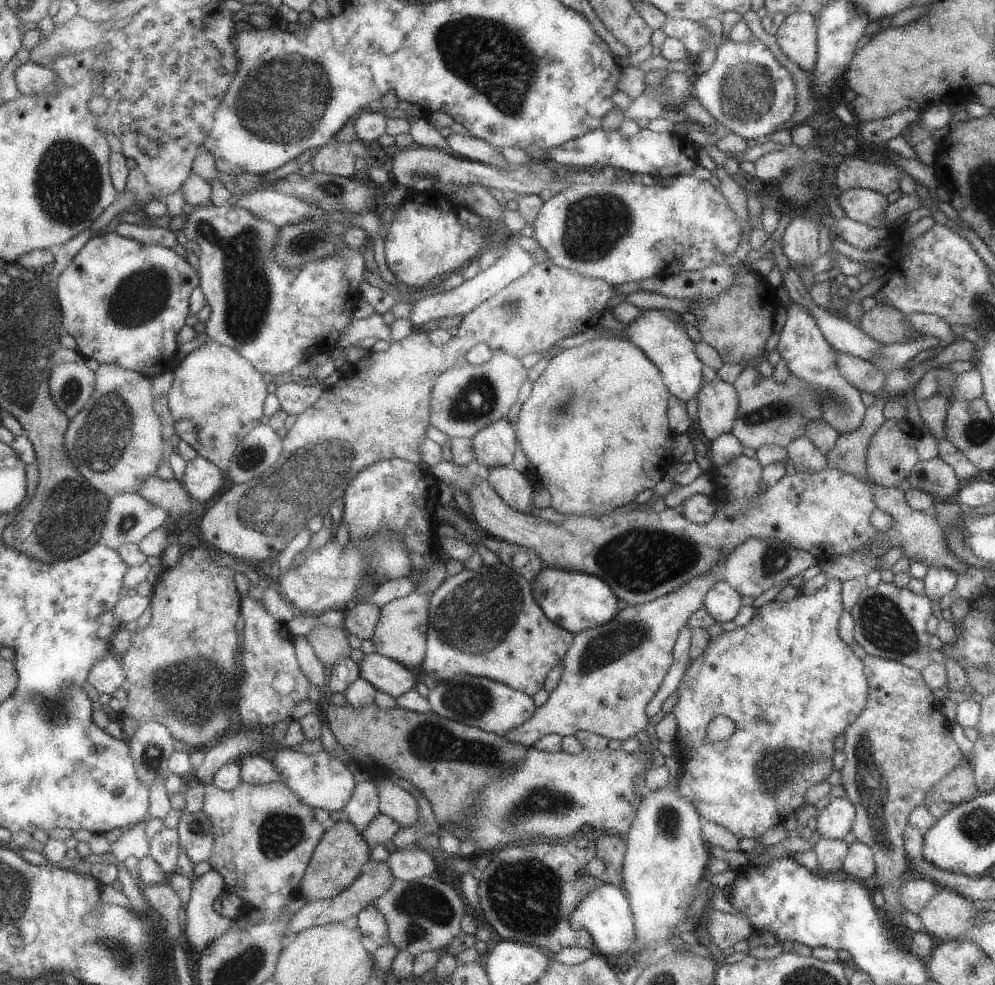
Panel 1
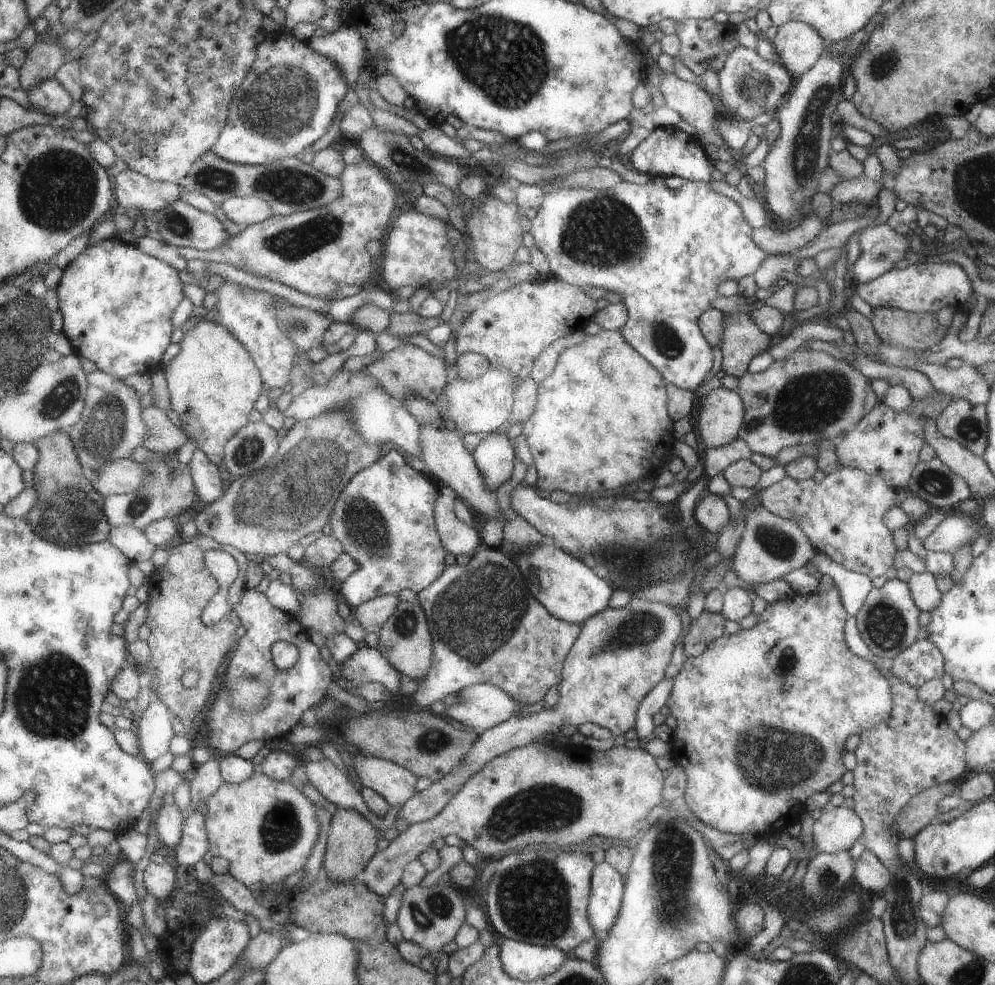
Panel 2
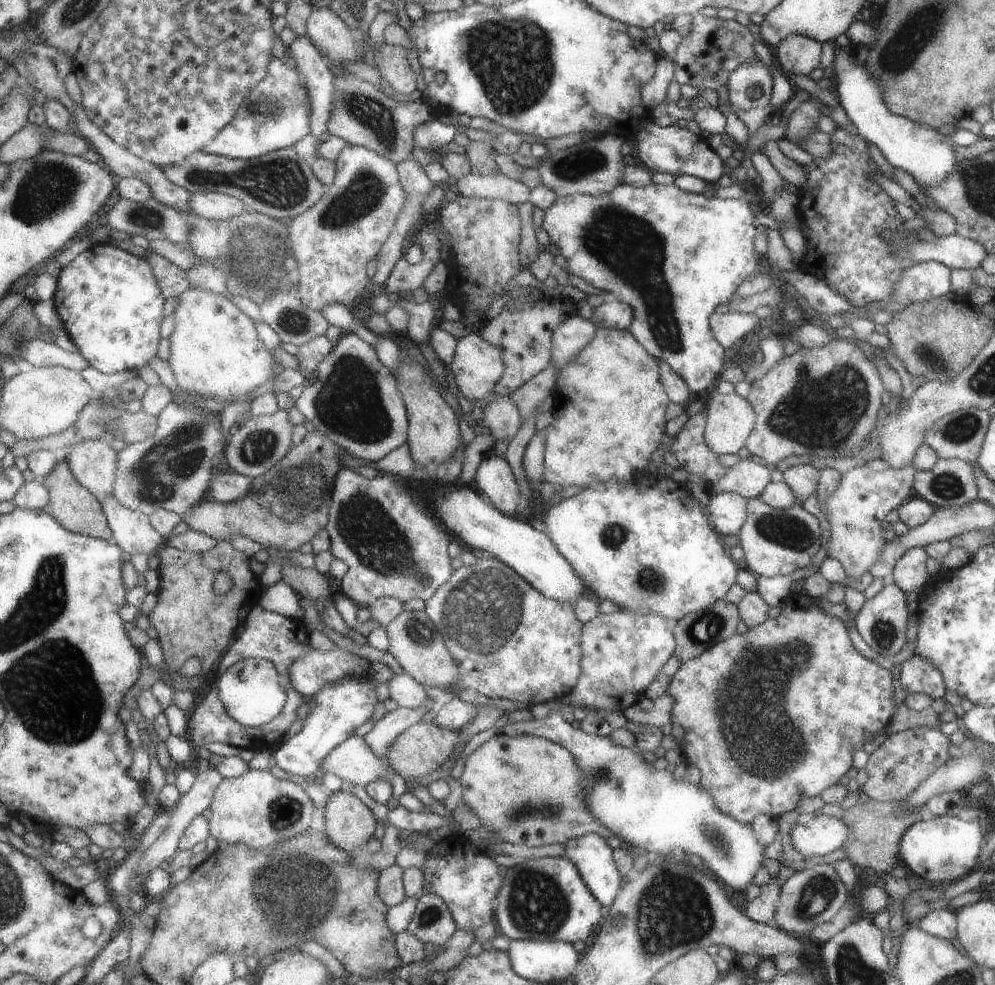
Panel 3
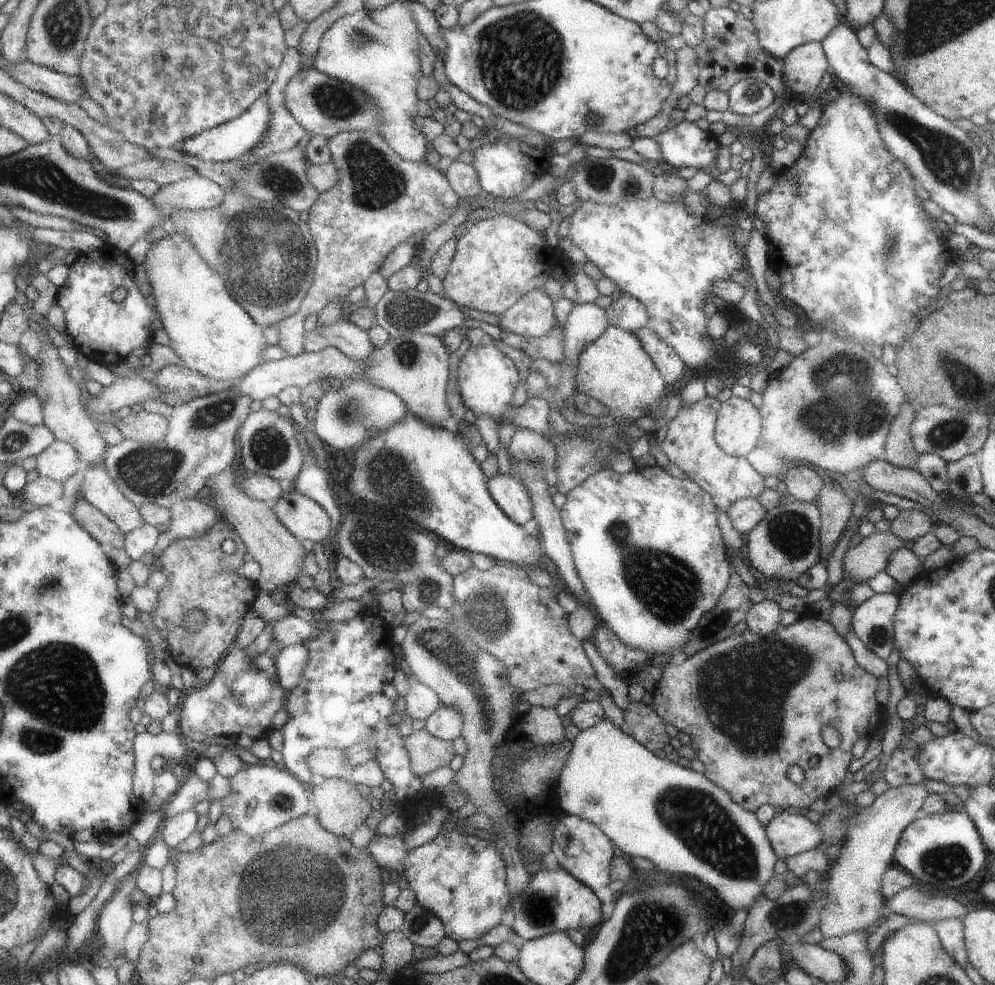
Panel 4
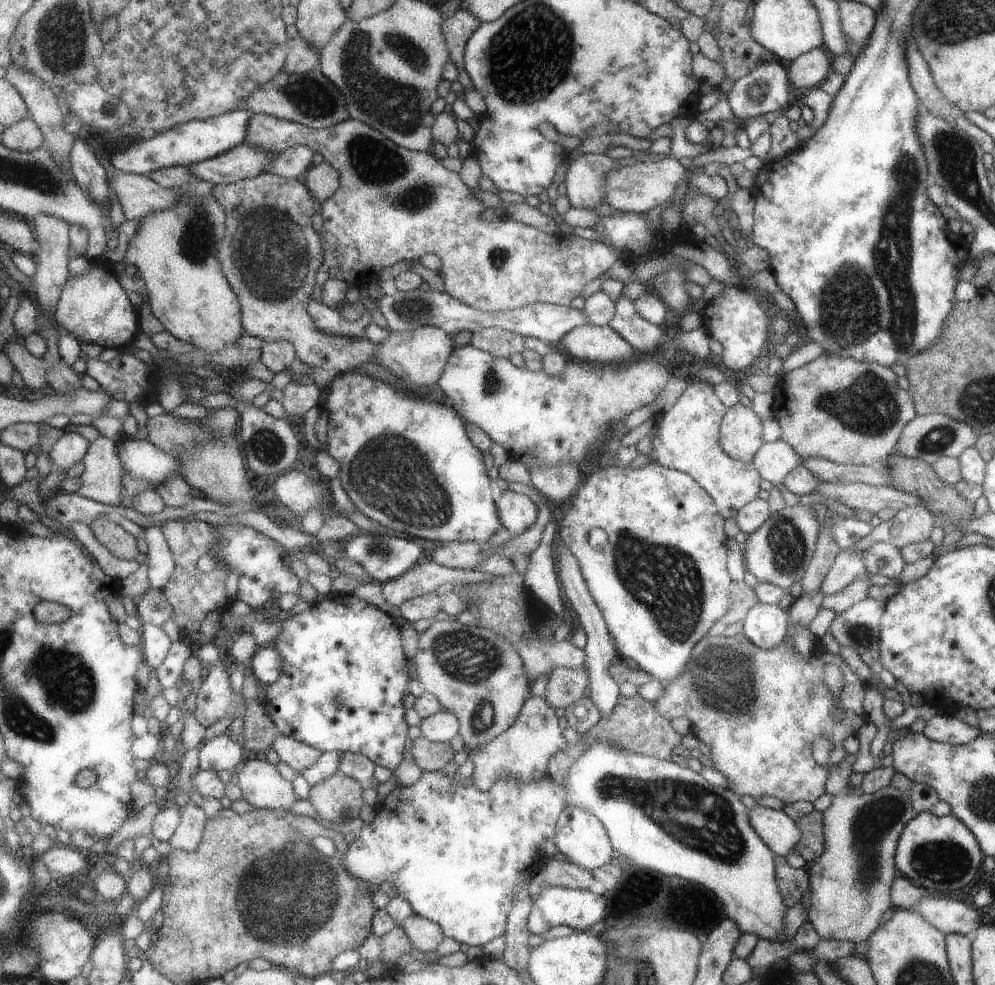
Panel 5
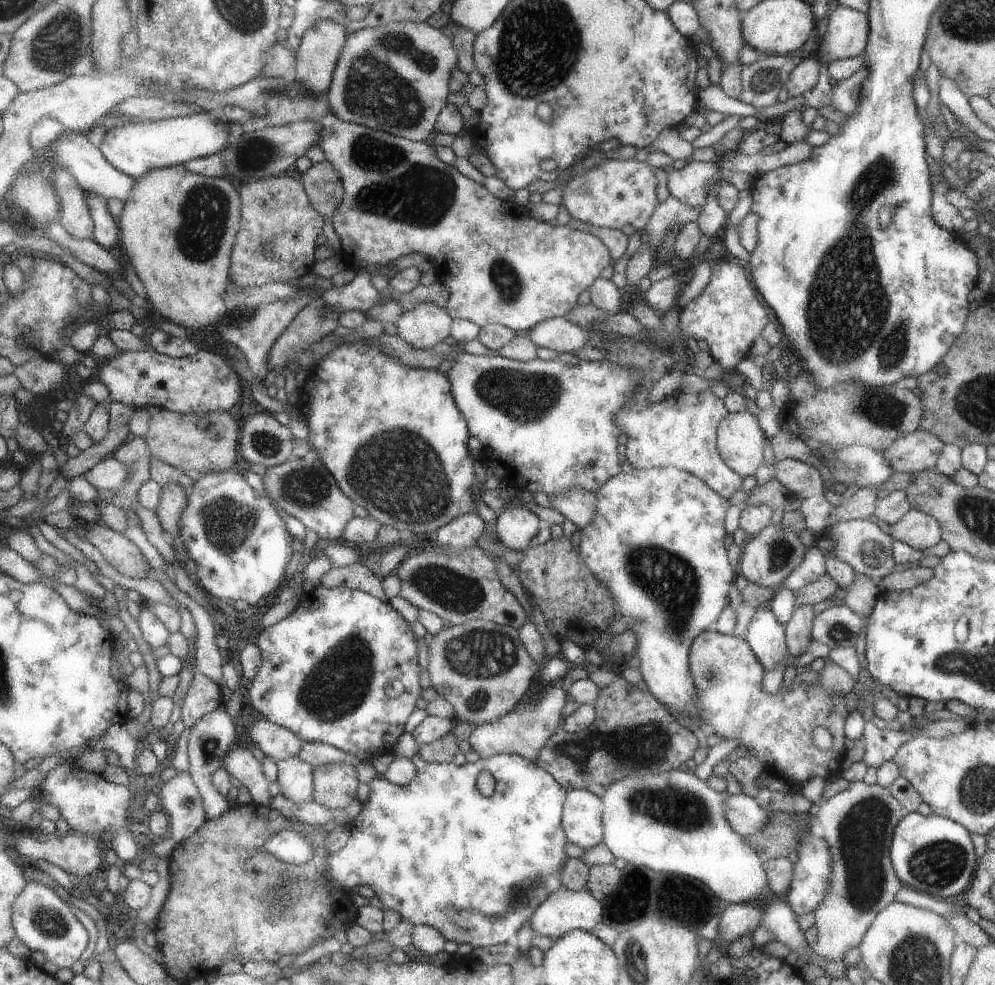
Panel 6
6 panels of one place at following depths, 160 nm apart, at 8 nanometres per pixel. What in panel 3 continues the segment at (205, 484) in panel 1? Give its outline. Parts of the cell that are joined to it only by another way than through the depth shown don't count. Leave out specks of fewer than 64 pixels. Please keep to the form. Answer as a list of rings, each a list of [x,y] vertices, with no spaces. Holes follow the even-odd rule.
[[[218,472],[212,475],[207,498],[229,504],[233,501],[240,501],[247,492],[253,488],[253,480],[247,476],[241,476],[237,472],[233,474]]]

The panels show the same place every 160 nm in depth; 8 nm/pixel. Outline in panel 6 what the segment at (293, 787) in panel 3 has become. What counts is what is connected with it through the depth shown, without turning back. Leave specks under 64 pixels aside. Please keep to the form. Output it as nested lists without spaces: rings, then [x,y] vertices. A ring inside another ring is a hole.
[[[235,745],[229,752],[223,767],[229,775],[240,782],[244,794],[256,805],[272,805],[272,797],[269,795],[271,780],[263,774],[263,764],[255,758],[255,754],[249,748]]]

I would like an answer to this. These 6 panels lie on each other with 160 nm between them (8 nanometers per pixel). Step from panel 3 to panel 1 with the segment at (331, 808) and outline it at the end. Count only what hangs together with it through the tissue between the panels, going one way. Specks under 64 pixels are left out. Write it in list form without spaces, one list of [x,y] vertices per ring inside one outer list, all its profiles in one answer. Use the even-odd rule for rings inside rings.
[[[342,817],[327,827],[324,837],[317,845],[316,853],[304,874],[300,894],[307,902],[324,901],[340,895],[351,886],[363,872],[363,866],[372,862],[370,842],[349,819]]]

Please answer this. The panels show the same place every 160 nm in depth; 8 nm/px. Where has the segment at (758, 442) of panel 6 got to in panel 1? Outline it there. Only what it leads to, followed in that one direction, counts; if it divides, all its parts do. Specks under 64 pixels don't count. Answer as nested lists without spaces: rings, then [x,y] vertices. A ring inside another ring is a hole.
[[[716,376],[701,386],[696,399],[695,421],[703,436],[711,442],[720,434],[729,433],[738,409],[738,398],[733,386]]]

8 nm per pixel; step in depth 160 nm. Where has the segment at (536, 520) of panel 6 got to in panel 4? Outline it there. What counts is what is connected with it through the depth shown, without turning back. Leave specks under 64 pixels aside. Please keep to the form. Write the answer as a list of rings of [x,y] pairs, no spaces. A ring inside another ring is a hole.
[[[512,472],[496,474],[488,480],[494,501],[519,526],[524,527],[535,518],[534,502],[528,488]]]

